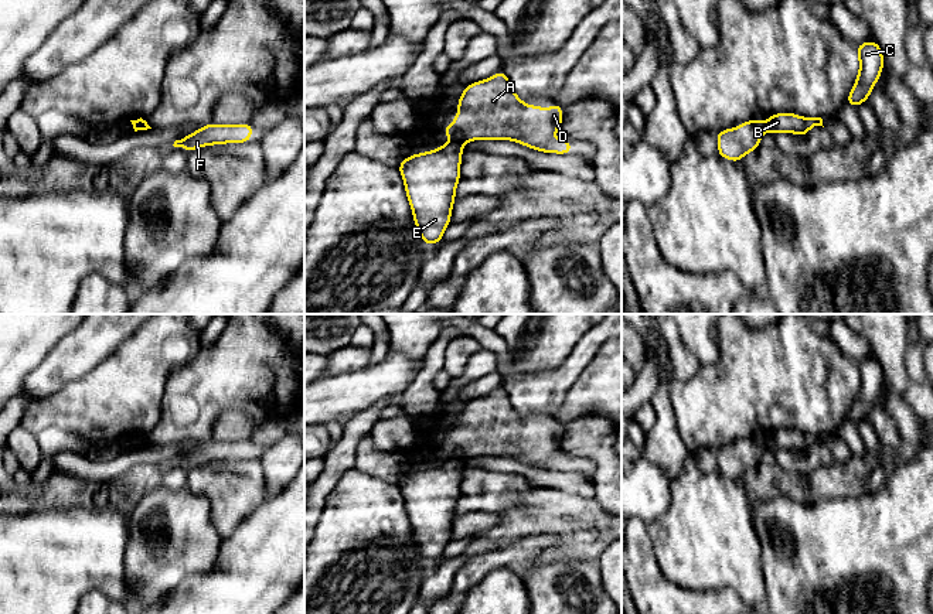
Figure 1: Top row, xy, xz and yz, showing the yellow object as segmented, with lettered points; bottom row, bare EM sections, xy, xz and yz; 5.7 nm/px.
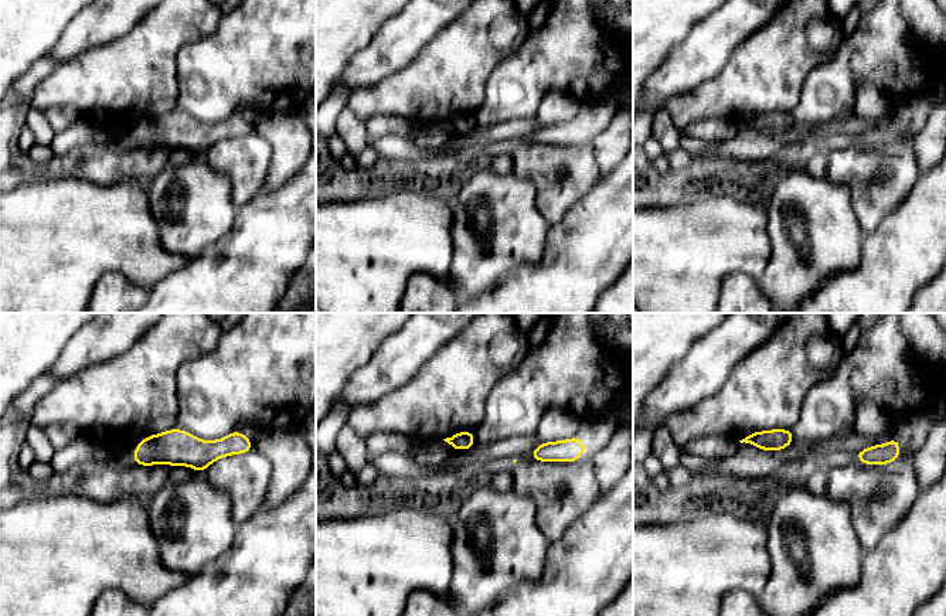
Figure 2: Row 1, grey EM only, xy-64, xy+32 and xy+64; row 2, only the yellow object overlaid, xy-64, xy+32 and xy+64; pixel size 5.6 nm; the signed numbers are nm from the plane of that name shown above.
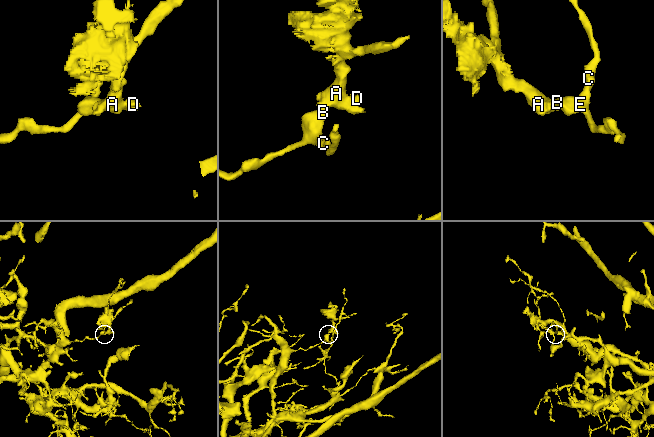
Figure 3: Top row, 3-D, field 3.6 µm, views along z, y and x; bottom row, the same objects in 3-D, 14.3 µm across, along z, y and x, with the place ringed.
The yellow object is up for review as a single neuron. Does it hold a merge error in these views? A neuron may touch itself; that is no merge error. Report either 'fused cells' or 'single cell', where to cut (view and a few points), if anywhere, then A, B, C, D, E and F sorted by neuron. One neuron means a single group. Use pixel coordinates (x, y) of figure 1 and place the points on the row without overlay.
fused cells | xz (452, 457), (462, 460) | A D F / B C E

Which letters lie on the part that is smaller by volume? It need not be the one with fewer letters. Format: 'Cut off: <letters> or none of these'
Cut off: A, D, F

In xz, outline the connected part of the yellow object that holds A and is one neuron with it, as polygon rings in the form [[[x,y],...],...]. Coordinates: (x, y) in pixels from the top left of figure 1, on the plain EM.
[[[504,386],[467,402],[457,417],[453,441],[443,448],[457,460],[510,457],[541,470],[569,471],[572,460],[551,453],[561,447],[563,426],[555,419],[548,426],[537,419],[530,424],[511,406]]]

